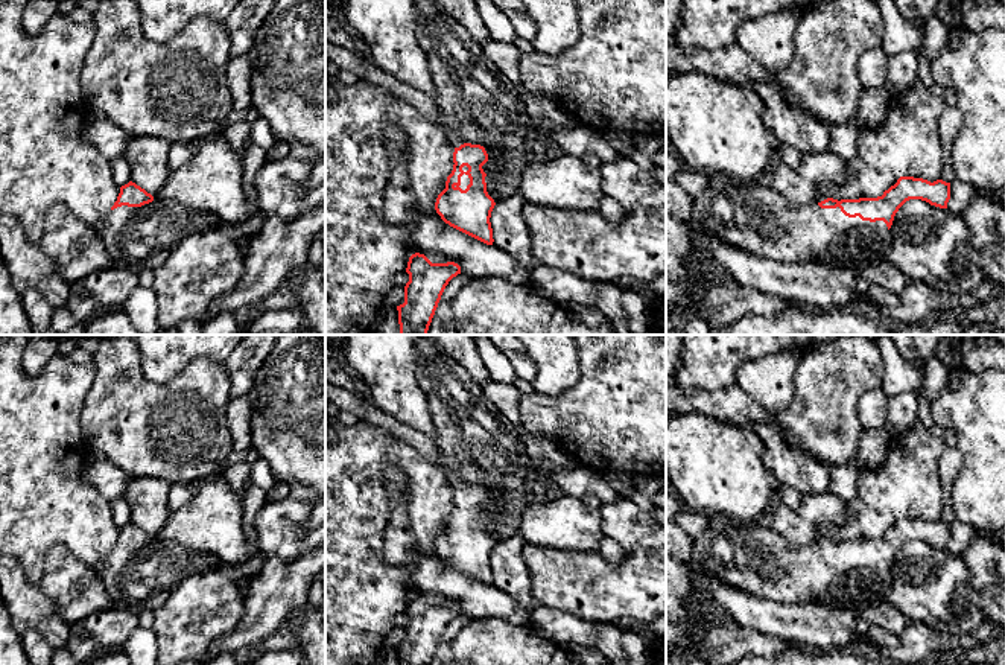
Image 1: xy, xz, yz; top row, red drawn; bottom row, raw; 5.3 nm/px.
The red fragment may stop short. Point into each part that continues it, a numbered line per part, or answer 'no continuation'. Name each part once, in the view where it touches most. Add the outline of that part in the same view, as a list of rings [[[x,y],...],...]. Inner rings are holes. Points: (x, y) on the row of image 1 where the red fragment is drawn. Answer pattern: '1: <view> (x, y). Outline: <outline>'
1: xz (481, 105). Outline: [[[415,0],[417,40],[429,59],[429,72],[436,88],[436,102],[444,120],[441,129],[453,148],[464,143],[480,145],[488,154],[482,166],[487,192],[499,202],[518,192],[526,164],[546,163],[564,151],[529,119],[514,84],[500,73],[470,32],[435,0]]]

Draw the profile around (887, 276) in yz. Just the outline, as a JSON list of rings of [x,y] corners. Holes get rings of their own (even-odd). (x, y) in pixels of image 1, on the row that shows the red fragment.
[[[868,263],[858,271],[858,275],[870,285],[882,286],[894,294],[900,294],[908,278],[889,263]]]

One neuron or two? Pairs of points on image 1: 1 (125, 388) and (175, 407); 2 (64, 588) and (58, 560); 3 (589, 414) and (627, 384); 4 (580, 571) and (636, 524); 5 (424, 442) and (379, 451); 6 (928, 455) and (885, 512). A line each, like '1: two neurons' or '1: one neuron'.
1: one neuron
2: one neuron
3: one neuron
4: two neurons
5: two neurons
6: one neuron

